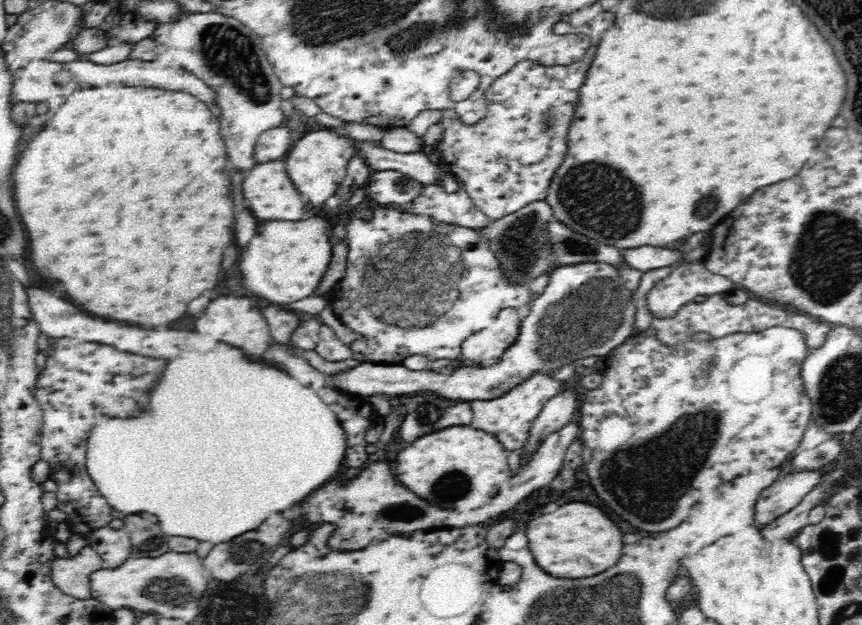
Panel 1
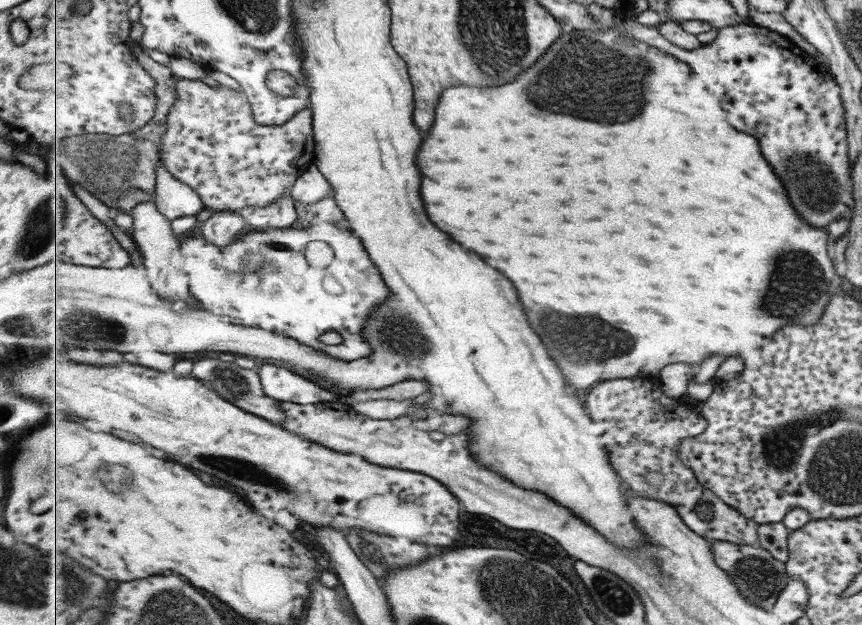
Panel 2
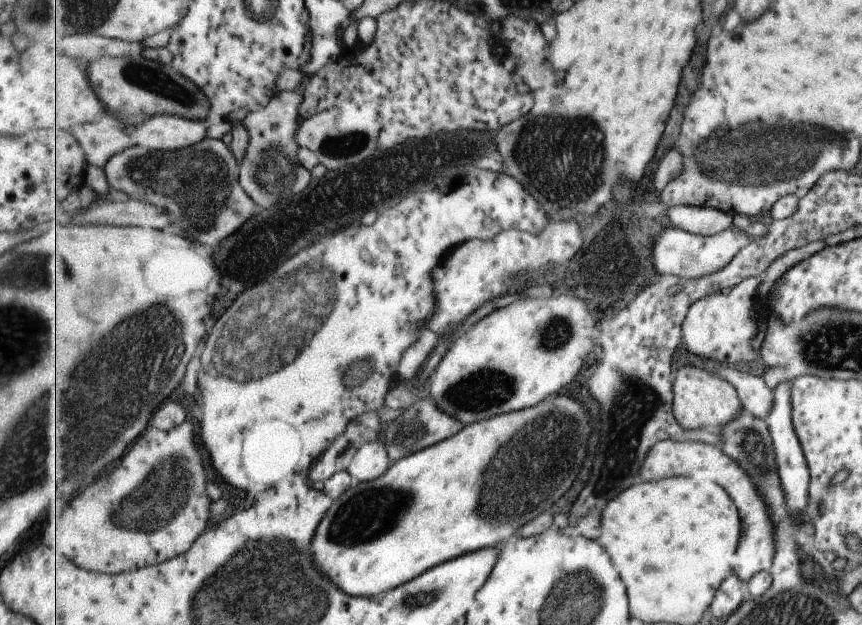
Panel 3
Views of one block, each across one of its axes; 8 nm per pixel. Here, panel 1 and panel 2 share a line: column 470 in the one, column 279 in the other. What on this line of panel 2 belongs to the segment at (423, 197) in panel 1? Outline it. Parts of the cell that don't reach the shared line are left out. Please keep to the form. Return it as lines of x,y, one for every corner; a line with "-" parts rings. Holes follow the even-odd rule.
285,195
270,206
249,206
239,213
247,221
248,229
269,231
270,228
287,228
298,219
297,202
292,195

